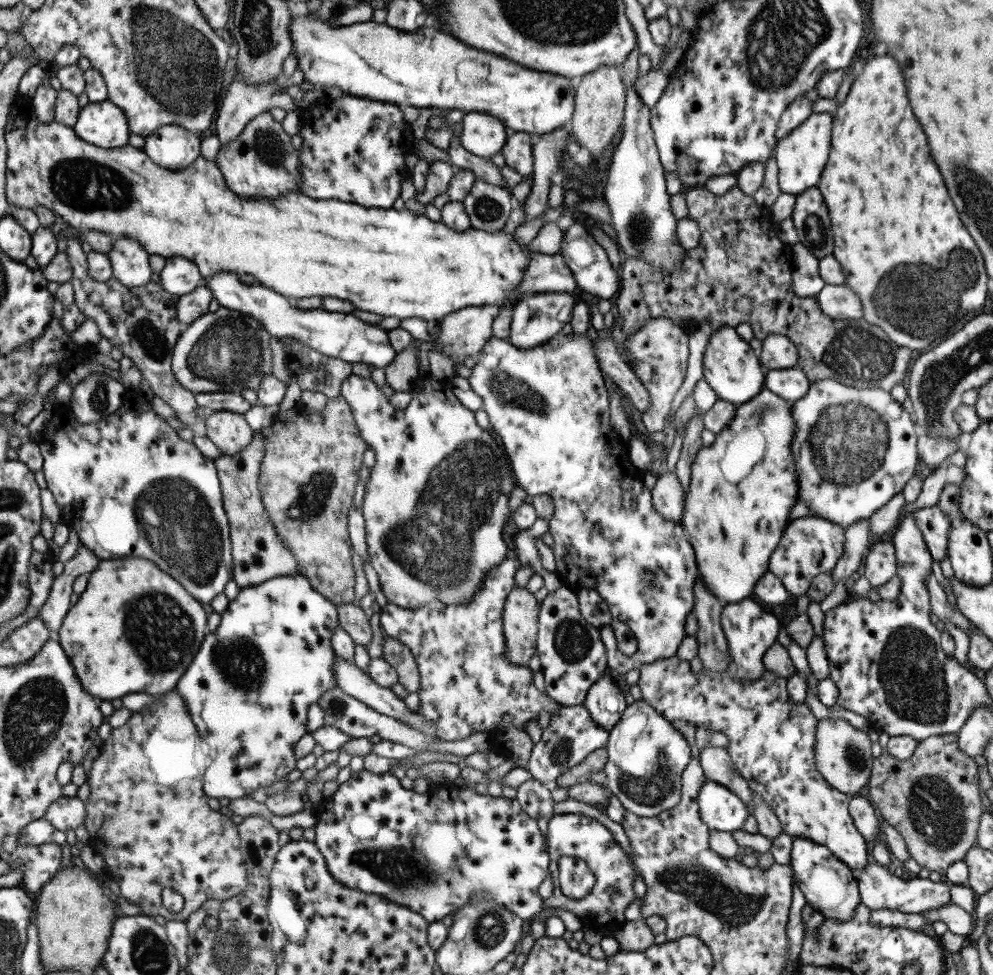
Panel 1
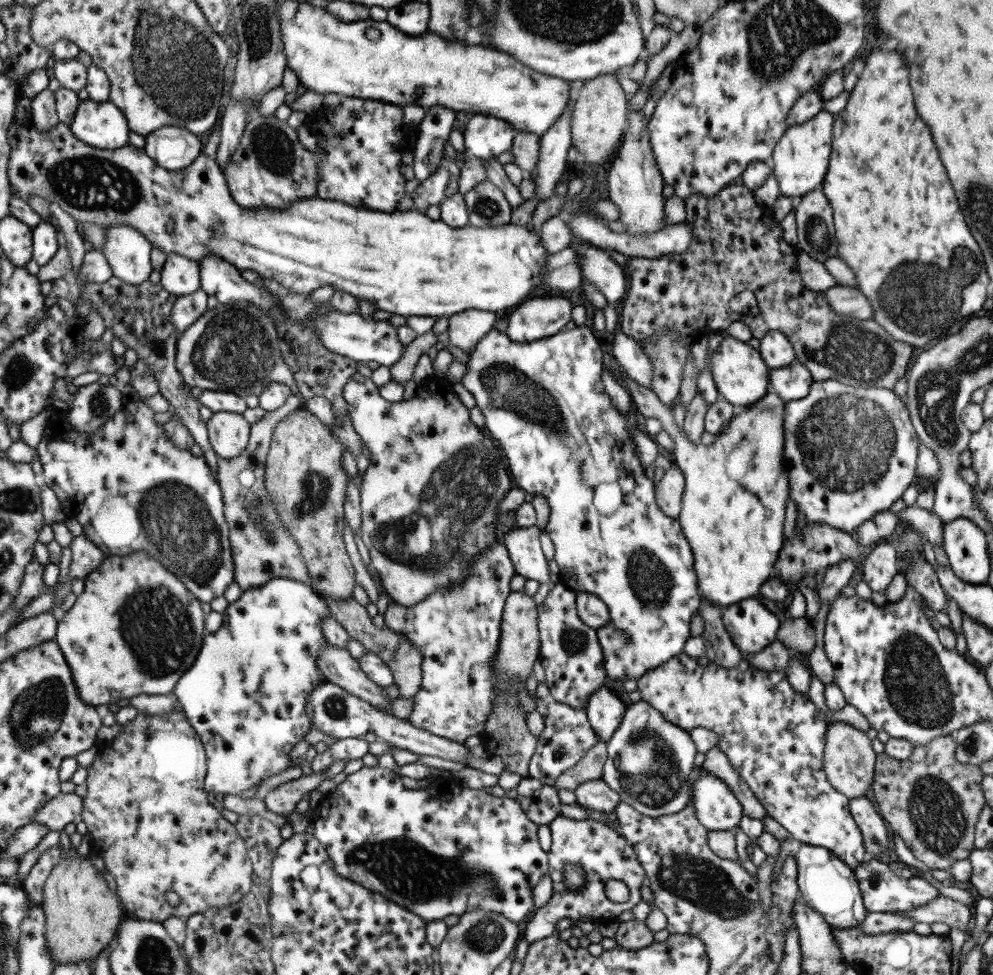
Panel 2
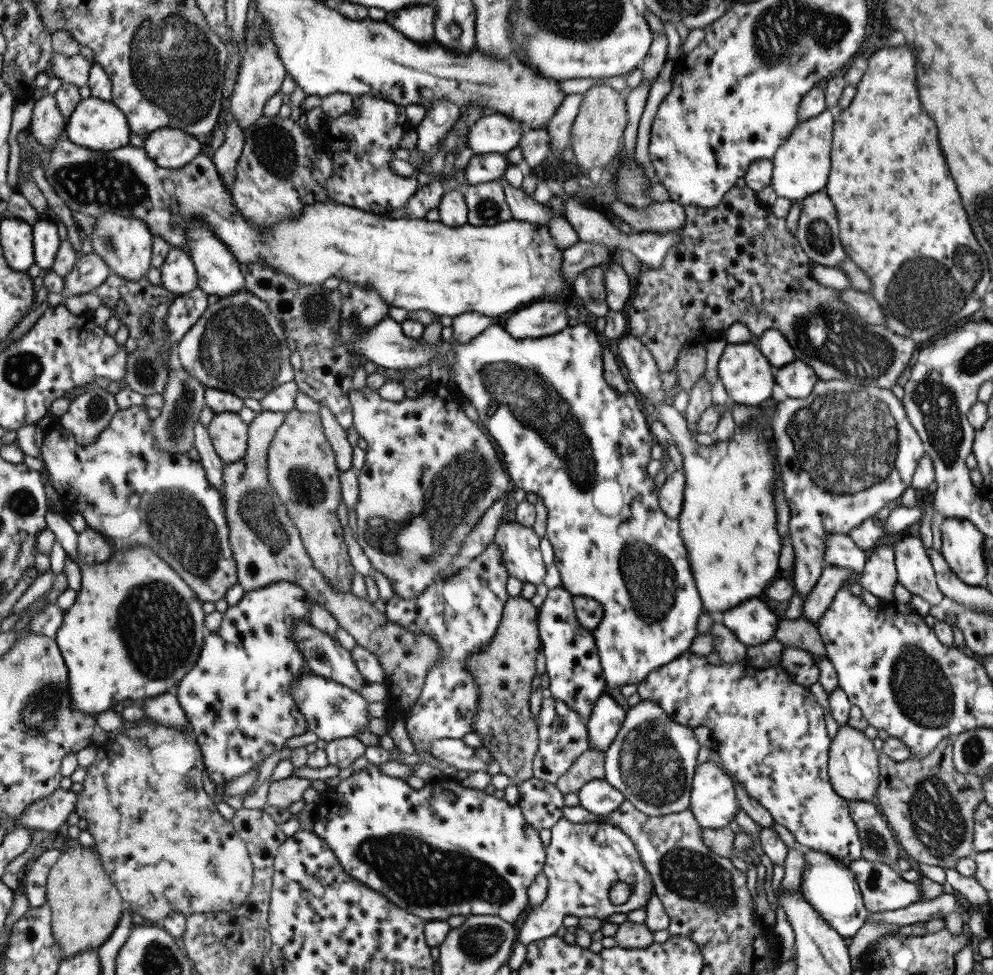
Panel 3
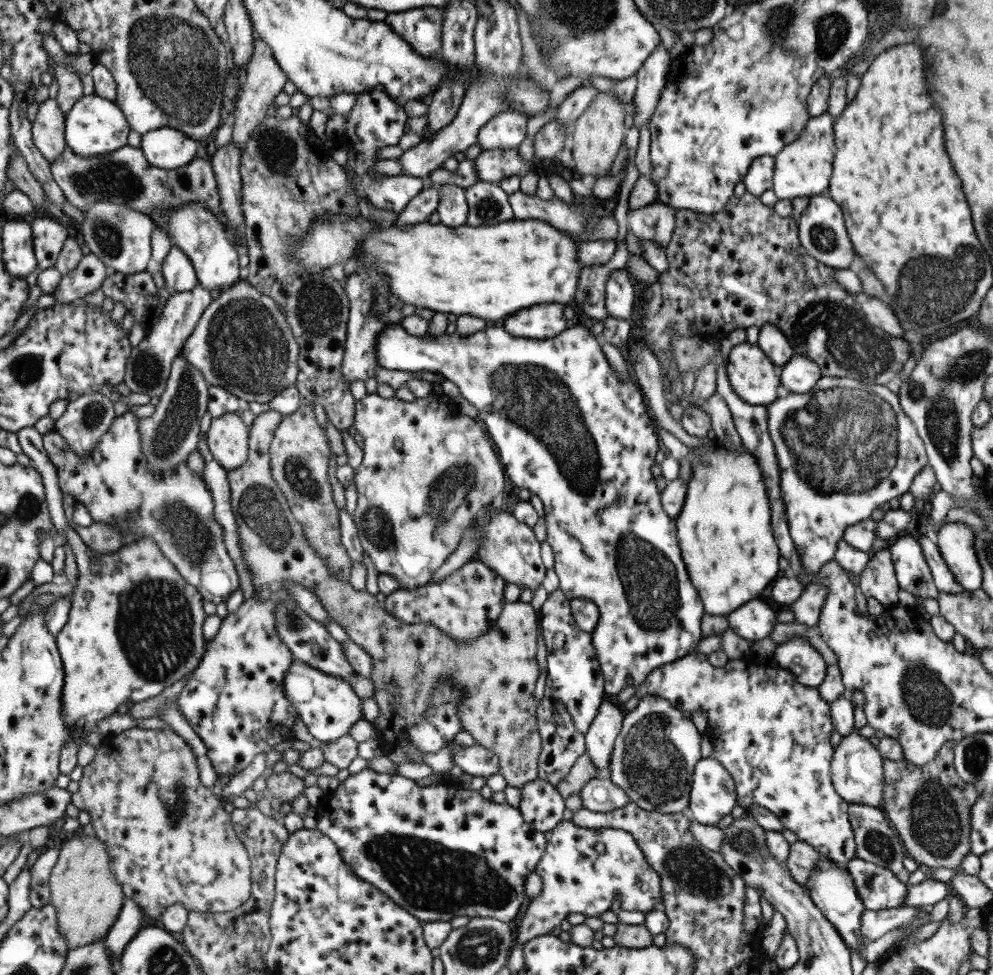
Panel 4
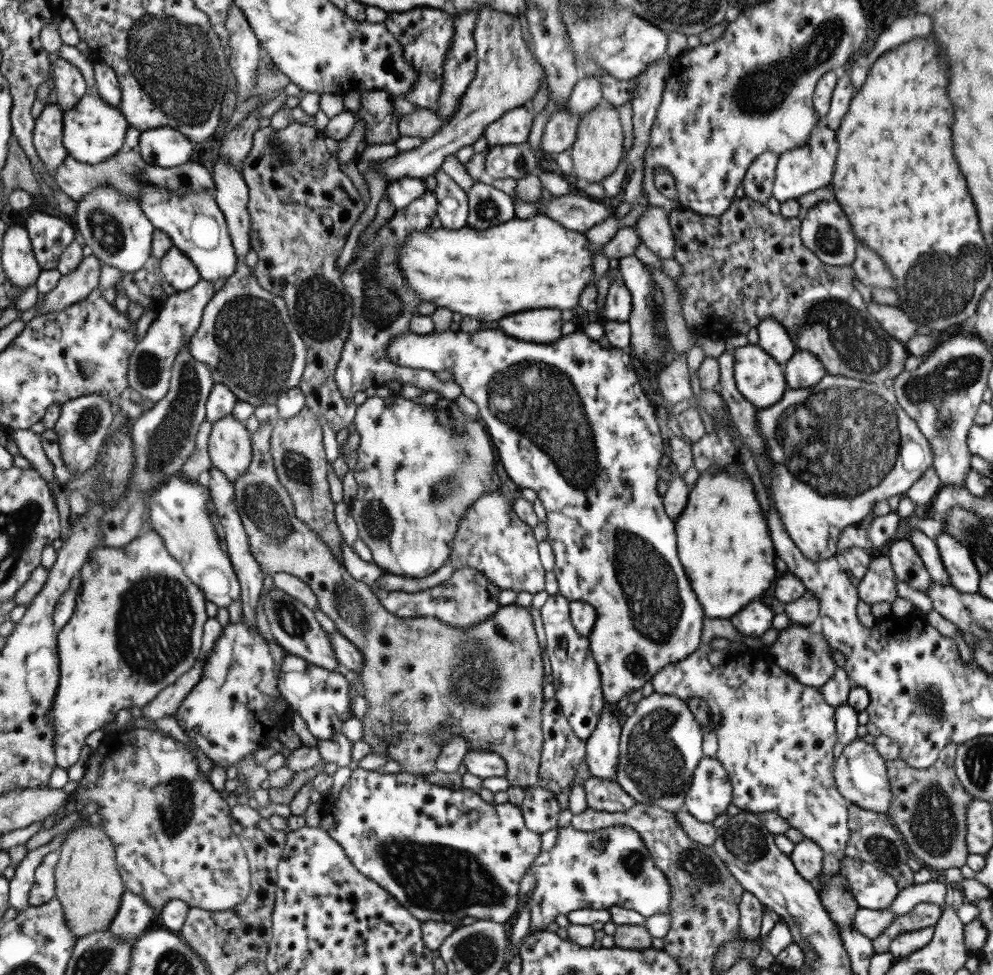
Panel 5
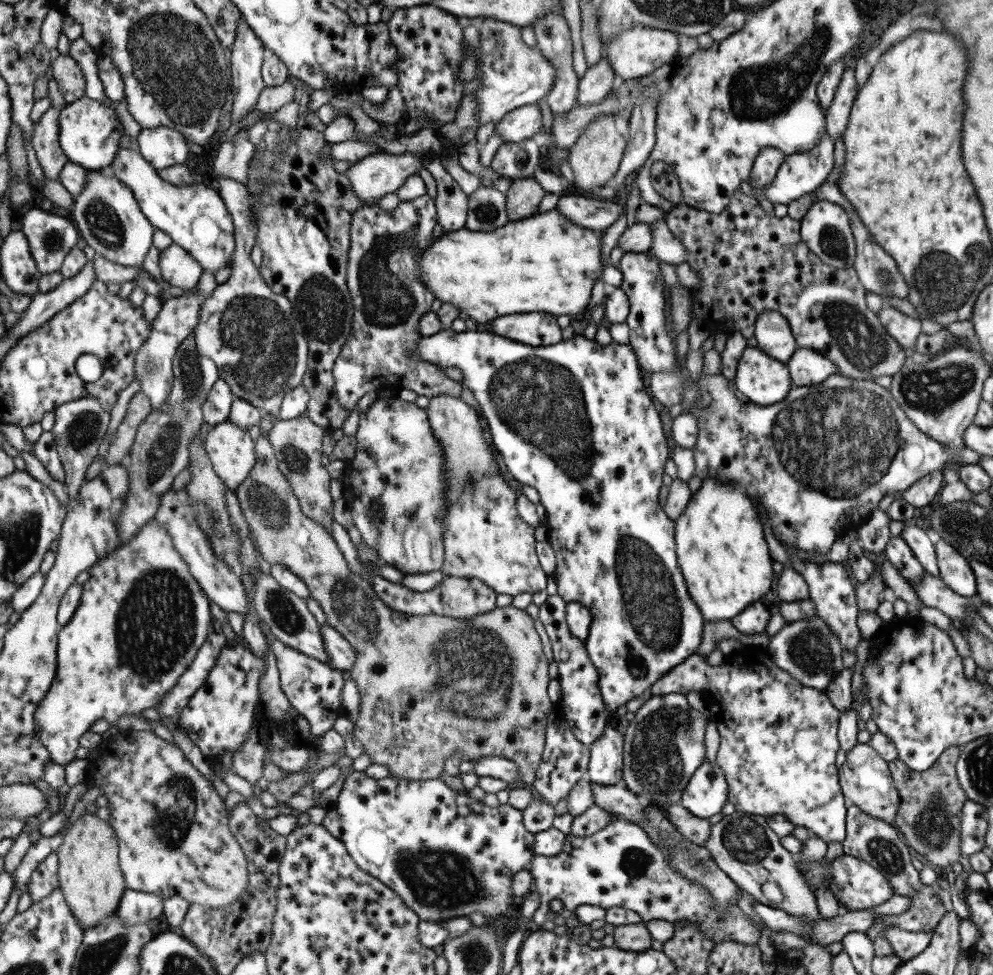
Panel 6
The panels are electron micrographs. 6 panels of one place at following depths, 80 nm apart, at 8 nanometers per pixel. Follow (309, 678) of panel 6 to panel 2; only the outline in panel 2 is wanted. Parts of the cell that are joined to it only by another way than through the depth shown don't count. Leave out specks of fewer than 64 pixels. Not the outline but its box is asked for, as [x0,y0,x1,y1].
[306,682,468,765]

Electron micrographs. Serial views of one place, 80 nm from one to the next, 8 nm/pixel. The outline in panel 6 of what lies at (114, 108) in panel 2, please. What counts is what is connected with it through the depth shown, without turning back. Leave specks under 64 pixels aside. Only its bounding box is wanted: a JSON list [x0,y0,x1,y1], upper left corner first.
[60,95,123,172]

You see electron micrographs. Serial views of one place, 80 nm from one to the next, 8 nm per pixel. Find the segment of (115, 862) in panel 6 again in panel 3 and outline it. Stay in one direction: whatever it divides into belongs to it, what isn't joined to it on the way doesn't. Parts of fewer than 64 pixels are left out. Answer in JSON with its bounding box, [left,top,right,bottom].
[48,844,127,958]

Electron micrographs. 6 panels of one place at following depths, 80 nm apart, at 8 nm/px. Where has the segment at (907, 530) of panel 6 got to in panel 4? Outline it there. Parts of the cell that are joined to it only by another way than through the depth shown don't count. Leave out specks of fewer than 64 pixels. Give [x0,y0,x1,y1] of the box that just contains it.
[917,535,965,594]

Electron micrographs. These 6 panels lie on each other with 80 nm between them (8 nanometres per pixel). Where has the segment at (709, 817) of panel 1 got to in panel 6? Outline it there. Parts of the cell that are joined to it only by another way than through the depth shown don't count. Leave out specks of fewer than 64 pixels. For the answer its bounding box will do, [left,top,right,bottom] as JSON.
[678,761,727,819]

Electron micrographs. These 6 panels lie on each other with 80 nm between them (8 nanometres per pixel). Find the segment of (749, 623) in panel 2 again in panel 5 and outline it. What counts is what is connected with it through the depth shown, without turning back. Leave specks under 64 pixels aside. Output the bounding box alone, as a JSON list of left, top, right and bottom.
[729,600,773,636]

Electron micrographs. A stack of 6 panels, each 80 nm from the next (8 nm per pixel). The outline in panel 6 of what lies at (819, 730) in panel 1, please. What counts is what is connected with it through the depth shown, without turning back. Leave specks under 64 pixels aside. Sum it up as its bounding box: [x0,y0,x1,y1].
[837,743,899,825]

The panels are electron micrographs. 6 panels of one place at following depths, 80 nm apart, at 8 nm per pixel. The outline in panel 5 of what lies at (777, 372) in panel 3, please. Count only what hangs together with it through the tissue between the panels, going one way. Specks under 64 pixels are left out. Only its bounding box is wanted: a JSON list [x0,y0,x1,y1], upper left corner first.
[783,350,825,389]

